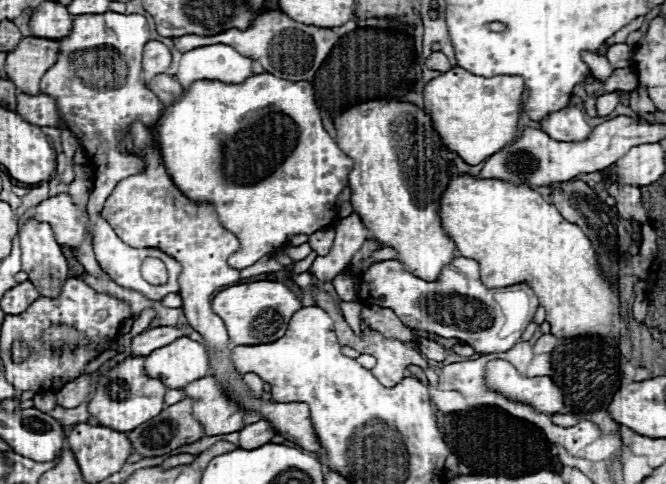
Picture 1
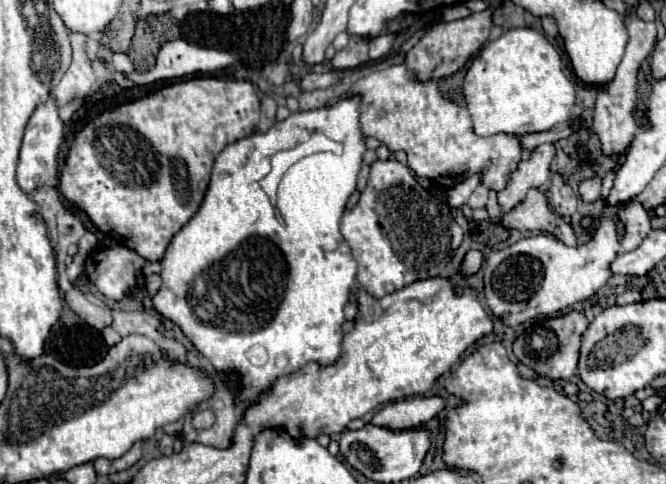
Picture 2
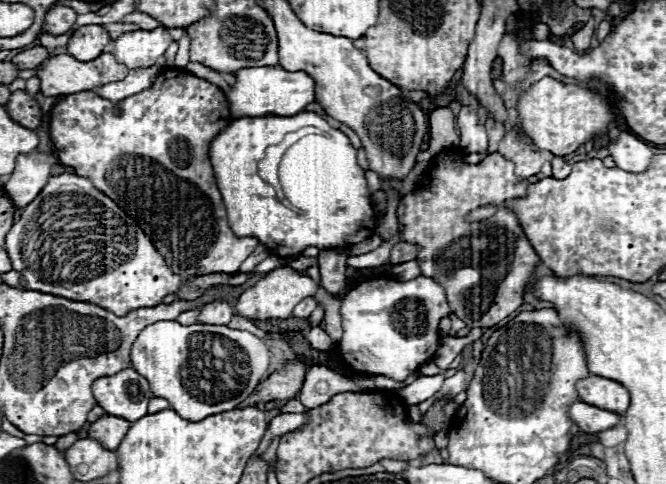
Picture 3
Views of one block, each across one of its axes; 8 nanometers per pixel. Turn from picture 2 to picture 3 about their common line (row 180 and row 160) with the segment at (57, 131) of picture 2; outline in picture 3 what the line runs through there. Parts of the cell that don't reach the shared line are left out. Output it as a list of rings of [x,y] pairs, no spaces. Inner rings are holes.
[[[42,152],[20,154],[10,180],[4,184],[6,196],[10,196],[18,208],[26,208],[26,204],[30,204],[30,200],[34,200],[34,196],[38,196],[38,192],[48,184],[54,160],[52,154]]]

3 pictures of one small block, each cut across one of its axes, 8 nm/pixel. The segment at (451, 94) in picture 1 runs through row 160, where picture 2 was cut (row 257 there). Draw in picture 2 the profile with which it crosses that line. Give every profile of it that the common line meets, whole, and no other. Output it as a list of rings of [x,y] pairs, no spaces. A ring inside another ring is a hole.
[[[470,250],[470,252],[464,256],[462,272],[464,272],[464,274],[474,274],[474,272],[478,272],[478,270],[480,270],[482,262],[484,262],[482,252],[478,252],[478,250]]]

